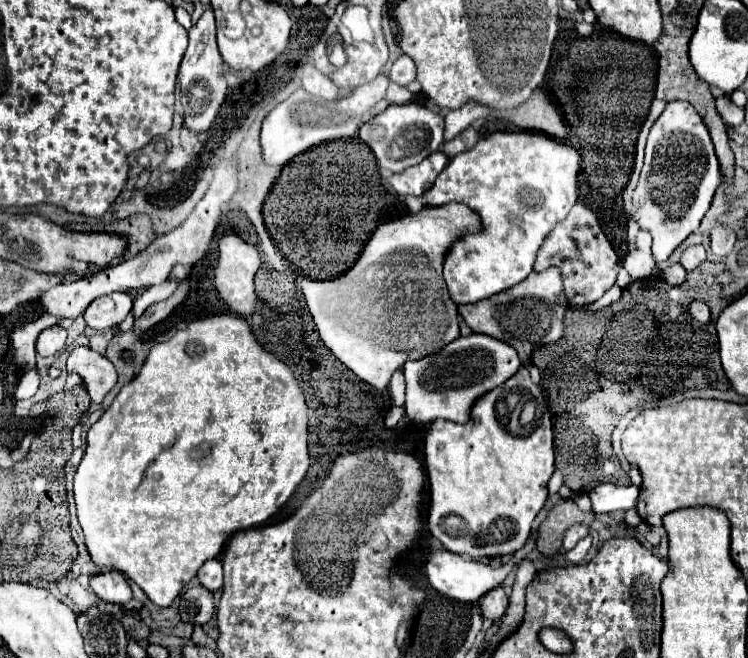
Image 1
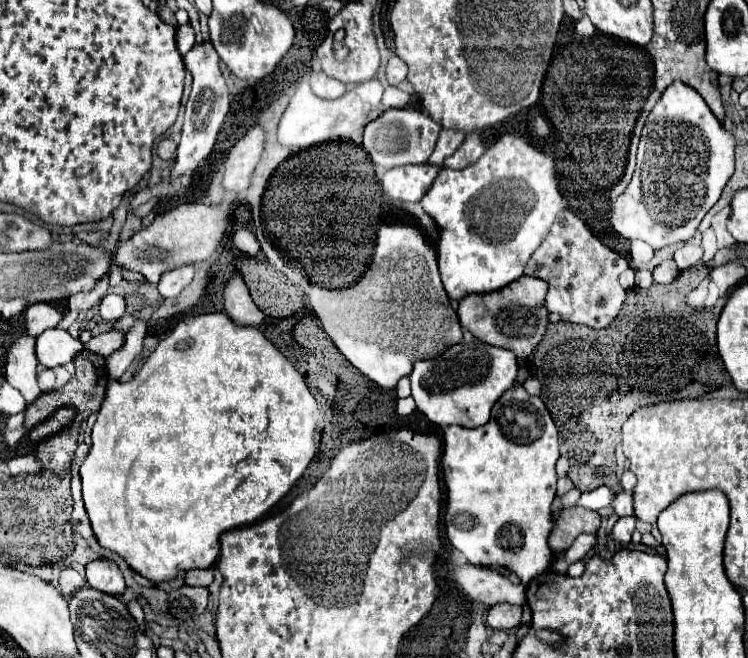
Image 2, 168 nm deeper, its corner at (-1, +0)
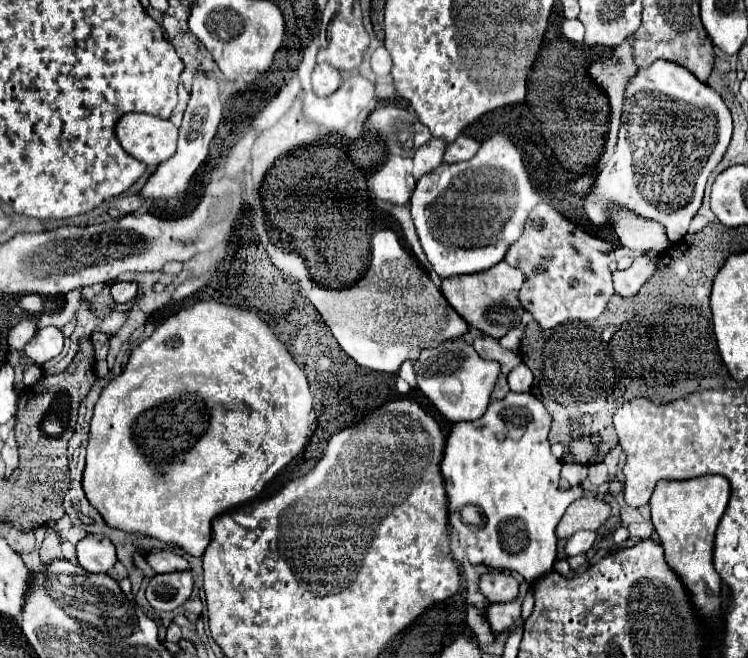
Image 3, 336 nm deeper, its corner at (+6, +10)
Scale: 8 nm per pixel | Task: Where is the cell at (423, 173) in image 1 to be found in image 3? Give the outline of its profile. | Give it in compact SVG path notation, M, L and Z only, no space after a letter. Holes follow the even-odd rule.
M389 156L377 172L368 176L367 186L371 186L373 196L379 200L387 200L391 204L409 202L415 190L413 160Z

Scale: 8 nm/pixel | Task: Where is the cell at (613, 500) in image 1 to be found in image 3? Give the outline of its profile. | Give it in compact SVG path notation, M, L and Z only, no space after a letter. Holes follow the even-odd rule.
M509 392L503 400L497 400L497 402L491 402L487 412L479 418L479 420L473 420L473 422L457 422L453 428L451 428L451 434L447 438L447 446L445 446L445 456L443 456L443 462L441 462L441 472L443 472L443 478L445 478L445 490L447 490L447 496L451 494L449 498L449 522L451 526L457 530L457 534L461 536L461 546L463 550L467 550L467 556L469 556L469 562L473 566L491 566L495 570L511 570L511 572L519 572L527 582L535 582L539 580L543 574L551 572L553 570L553 564L557 560L557 534L555 534L555 528L563 516L563 512L567 510L567 506L575 500L572 495L576 494L578 497L583 496L583 488L581 486L575 486L573 490L559 490L559 470L561 470L561 462L551 454L549 450L549 428L551 428L551 418L549 418L549 412L543 408L543 402L539 402L533 394L515 394L515 392ZM509 434L523 434L519 440L513 440ZM533 478L533 480L531 480ZM465 506L475 506L477 512L483 516L483 526L473 526L469 522L463 520L461 516L461 510ZM453 512L453 516L451 516Z

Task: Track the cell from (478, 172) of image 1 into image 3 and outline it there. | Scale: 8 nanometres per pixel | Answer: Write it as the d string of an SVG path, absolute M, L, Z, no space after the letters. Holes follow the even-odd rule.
M495 134L481 144L471 160L441 164L435 172L423 176L411 196L411 218L431 268L441 278L449 278L455 274L475 274L501 262L507 248L521 236L529 210L535 208L539 200L537 190L529 182L519 148L505 134Z

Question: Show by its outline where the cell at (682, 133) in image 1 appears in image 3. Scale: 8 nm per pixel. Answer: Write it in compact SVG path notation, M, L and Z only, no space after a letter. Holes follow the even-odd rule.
M655 60L649 68L637 70L625 88L625 102L621 112L621 126L617 136L617 146L609 162L599 174L597 186L585 202L585 212L593 224L609 226L609 204L621 204L639 216L649 216L649 220L659 220L667 228L671 242L681 240L697 214L707 178L721 162L729 140L731 140L731 112L725 106L721 94L709 84L695 78L685 66L669 60Z

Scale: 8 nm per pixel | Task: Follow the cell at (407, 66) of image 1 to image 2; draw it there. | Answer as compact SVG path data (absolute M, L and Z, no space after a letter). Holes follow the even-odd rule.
M392 56L390 62L388 62L388 66L386 66L386 76L388 76L388 82L390 82L392 86L398 86L400 82L406 80L406 76L408 76L408 66L406 66L398 56Z

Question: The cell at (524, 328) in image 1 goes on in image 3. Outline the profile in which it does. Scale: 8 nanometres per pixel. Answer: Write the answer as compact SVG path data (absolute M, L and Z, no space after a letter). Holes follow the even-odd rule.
M499 262L489 270L483 270L477 274L443 278L441 292L447 298L447 302L459 312L459 316L467 320L469 326L479 328L487 336L493 336L499 340L521 322L523 310L519 308L519 298L517 298L521 284L523 284L523 272L509 266L507 262Z

